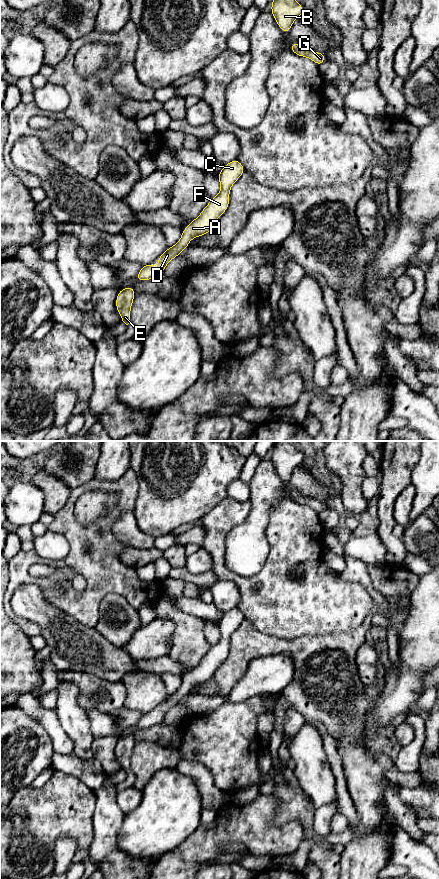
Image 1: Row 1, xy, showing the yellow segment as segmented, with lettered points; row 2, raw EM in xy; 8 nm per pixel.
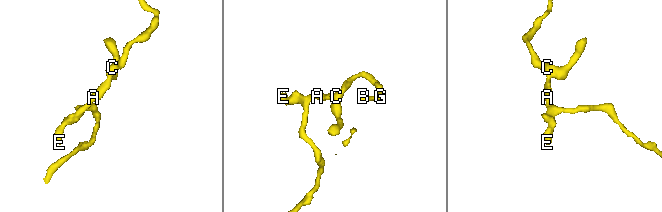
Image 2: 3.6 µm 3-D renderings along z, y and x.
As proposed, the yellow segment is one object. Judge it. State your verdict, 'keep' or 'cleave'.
keep

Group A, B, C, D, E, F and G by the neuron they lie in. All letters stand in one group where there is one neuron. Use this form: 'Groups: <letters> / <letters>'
Groups: A B C D E F G

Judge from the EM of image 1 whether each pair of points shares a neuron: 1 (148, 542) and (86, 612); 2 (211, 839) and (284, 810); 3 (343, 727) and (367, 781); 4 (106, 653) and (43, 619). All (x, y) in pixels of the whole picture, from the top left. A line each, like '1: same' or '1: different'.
1: different
2: different
3: same
4: same

